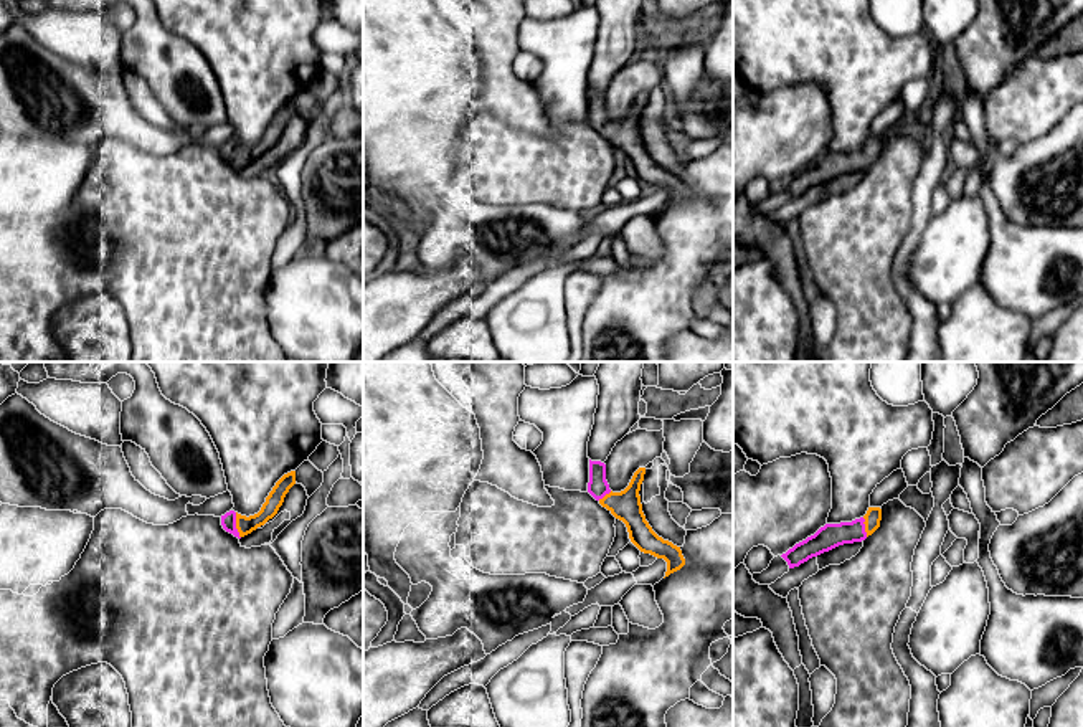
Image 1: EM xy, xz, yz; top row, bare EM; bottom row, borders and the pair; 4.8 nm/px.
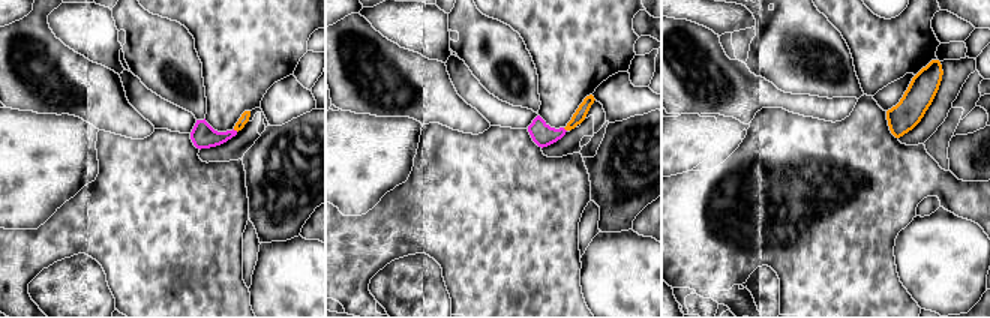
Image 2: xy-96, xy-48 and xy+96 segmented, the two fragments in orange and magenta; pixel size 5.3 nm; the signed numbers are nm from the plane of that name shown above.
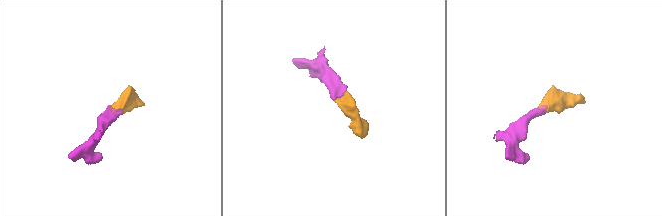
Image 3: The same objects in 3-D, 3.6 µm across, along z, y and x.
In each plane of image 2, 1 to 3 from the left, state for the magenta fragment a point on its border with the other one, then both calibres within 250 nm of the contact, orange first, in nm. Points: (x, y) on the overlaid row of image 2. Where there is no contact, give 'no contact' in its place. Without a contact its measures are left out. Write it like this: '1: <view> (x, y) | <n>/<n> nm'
1: xy-96 (236, 129) | 50/140 nm
2: no contact
3: no contact

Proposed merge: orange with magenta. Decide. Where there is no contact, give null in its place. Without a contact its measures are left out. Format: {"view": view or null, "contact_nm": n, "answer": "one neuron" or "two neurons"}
{"view": "xy", "contact_nm": 130, "answer": "one neuron"}

